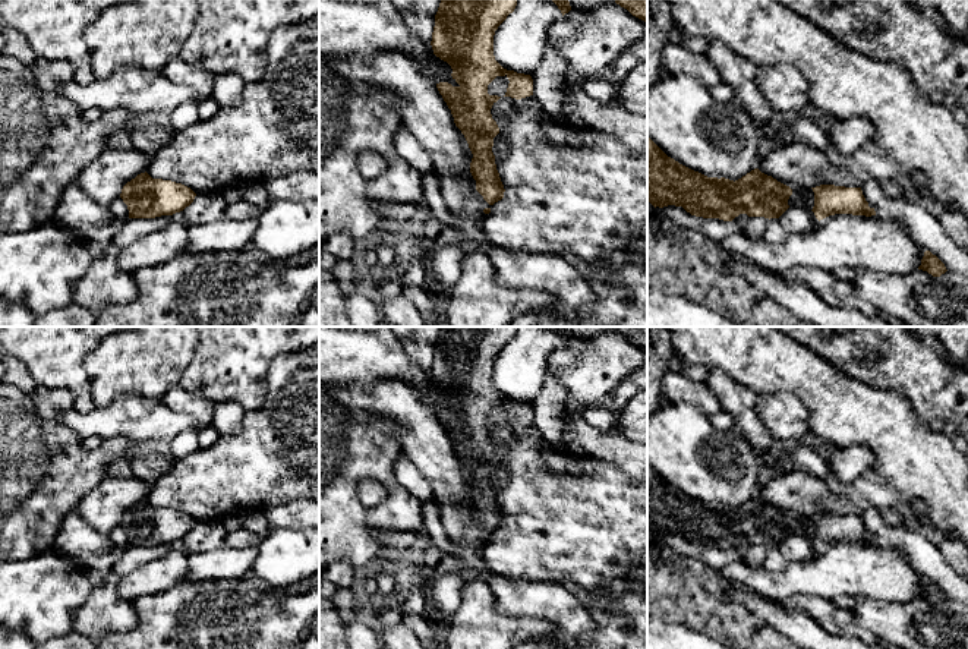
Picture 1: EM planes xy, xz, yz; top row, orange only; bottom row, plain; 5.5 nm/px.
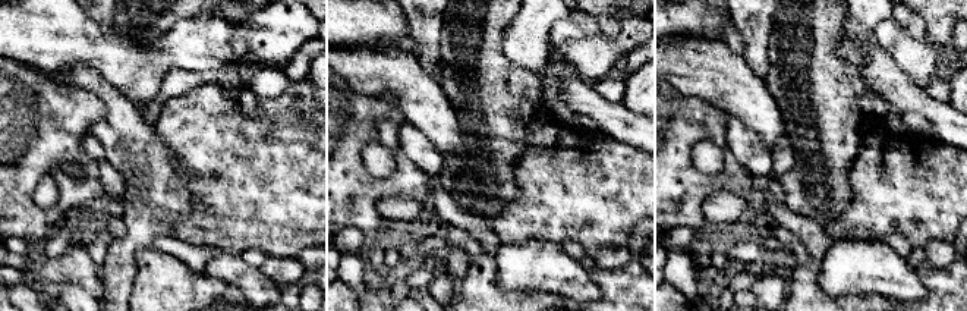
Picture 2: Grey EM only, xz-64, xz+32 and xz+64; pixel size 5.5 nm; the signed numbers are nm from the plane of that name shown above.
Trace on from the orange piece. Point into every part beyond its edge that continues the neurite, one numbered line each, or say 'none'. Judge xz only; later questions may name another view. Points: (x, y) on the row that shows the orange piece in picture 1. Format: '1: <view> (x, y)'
none

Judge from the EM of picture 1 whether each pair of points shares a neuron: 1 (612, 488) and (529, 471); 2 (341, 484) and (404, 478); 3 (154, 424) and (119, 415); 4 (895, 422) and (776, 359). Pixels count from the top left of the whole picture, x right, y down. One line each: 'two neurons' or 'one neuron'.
1: one neuron
2: two neurons
3: one neuron
4: one neuron

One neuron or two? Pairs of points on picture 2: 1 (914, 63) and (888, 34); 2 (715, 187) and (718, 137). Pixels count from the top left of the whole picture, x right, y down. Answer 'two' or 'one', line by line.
1: one
2: one

